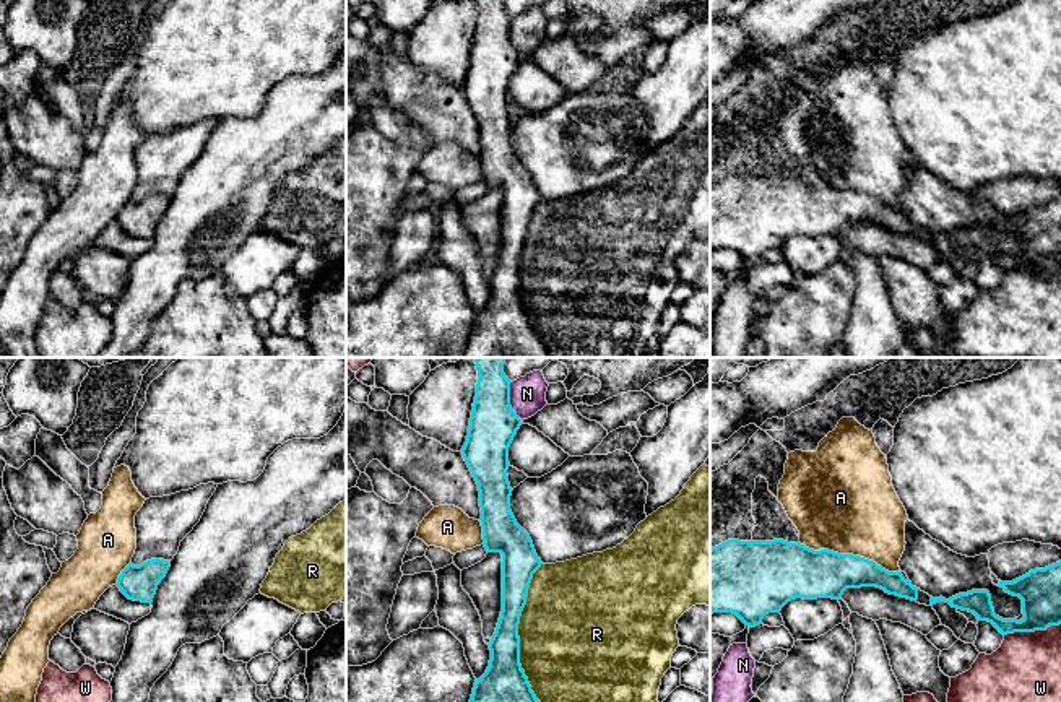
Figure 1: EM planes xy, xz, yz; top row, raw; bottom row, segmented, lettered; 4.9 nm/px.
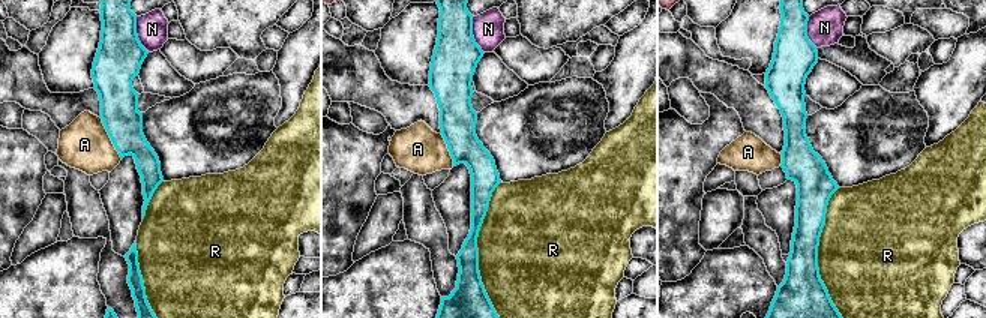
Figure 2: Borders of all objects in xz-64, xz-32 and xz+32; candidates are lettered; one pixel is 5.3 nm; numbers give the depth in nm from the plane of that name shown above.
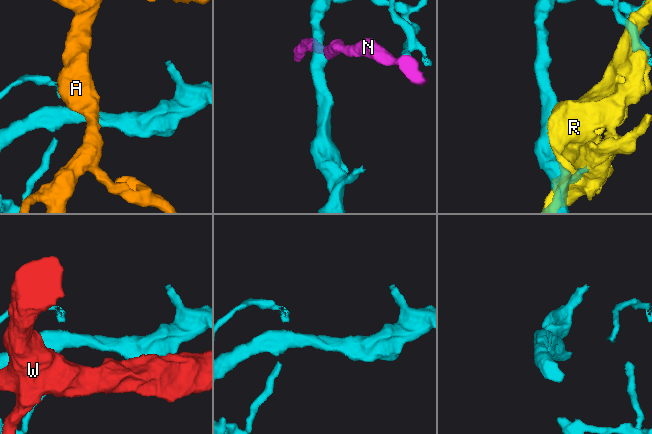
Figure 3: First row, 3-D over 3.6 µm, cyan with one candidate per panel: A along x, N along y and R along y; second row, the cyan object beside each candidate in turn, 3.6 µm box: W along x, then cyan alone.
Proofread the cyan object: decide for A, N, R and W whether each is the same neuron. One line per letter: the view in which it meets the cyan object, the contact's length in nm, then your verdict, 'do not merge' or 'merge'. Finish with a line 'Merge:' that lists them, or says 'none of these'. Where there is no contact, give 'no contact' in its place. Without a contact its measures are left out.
A: yz | 550 nm | do not merge
N: xz | 200 nm | do not merge
R: xz | 800 nm | do not merge
W: yz | 280 nm | do not merge
Merge: none of these

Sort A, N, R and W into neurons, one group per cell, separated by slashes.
A / N / R / W

